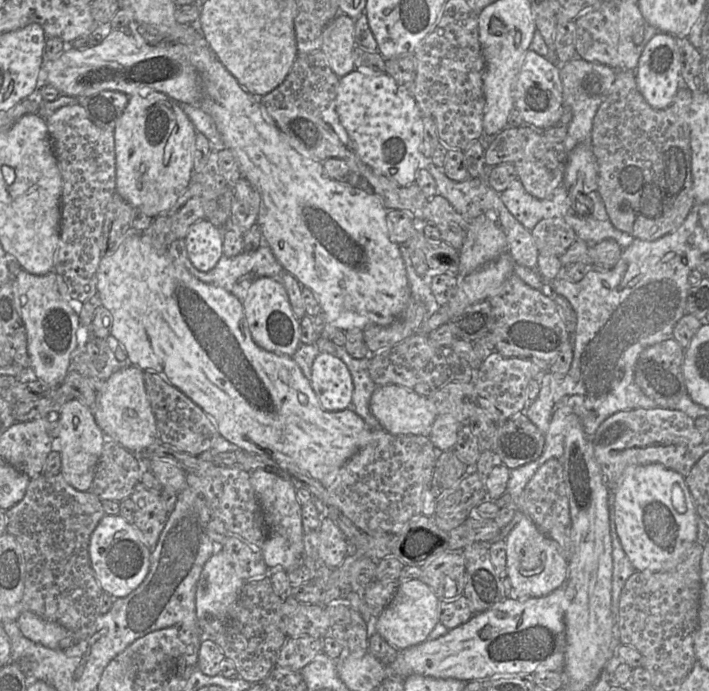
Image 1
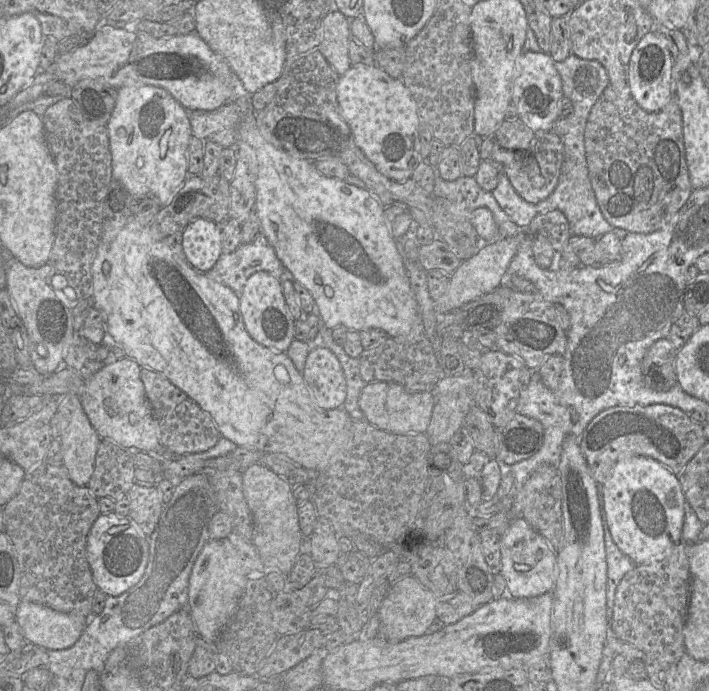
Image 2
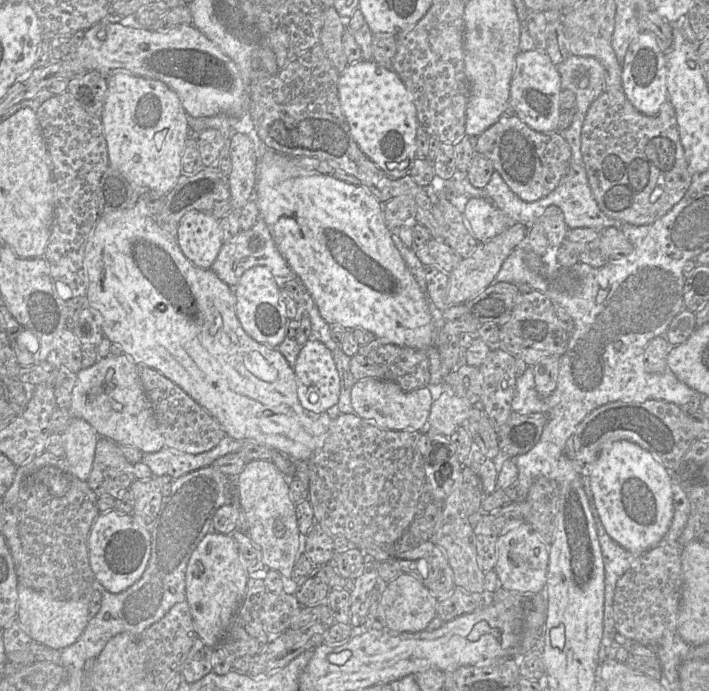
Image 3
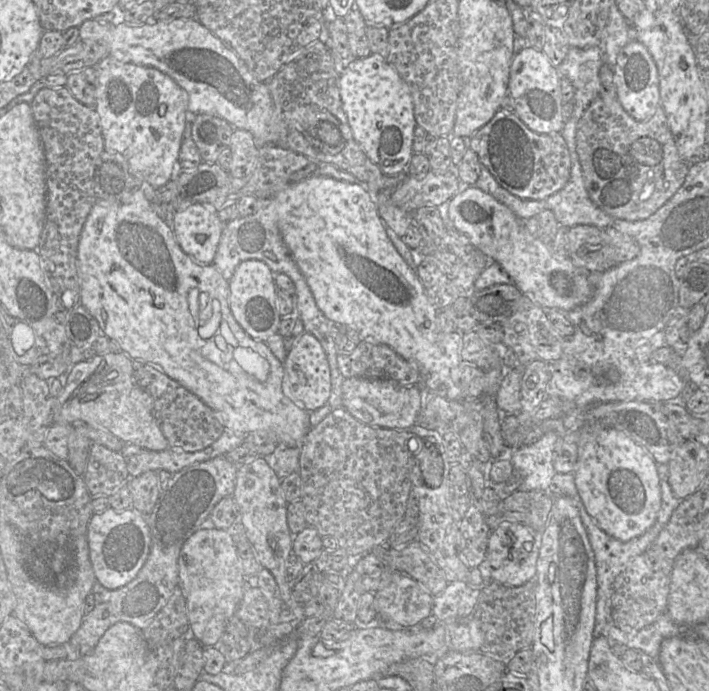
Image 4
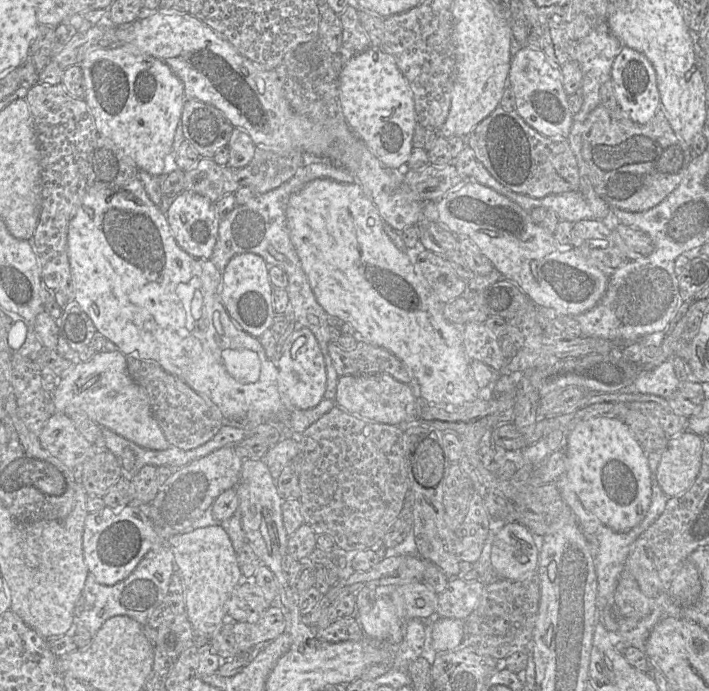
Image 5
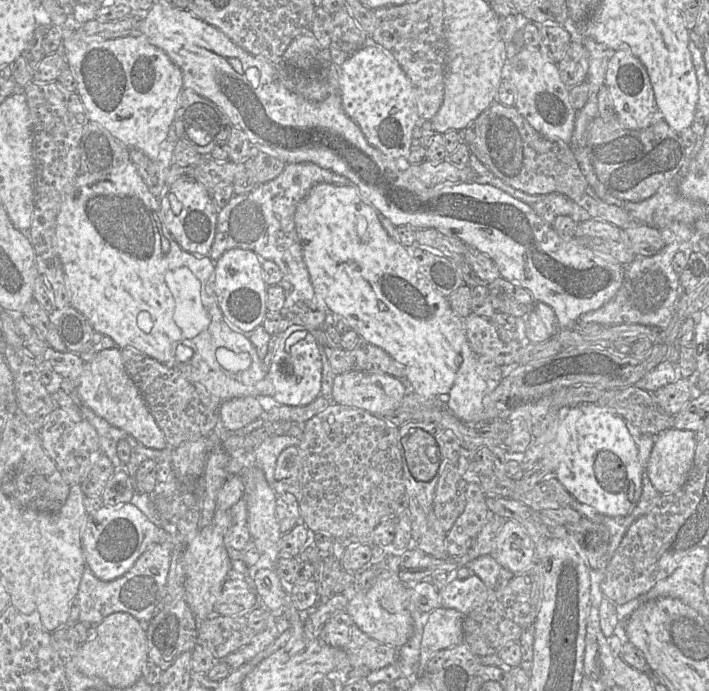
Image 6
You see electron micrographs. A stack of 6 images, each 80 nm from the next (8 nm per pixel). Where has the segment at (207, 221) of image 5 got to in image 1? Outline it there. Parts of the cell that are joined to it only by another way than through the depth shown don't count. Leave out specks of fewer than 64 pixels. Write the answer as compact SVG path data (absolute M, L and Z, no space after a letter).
M208 220L191 225L184 240L189 260L200 271L214 268L223 255L222 229Z

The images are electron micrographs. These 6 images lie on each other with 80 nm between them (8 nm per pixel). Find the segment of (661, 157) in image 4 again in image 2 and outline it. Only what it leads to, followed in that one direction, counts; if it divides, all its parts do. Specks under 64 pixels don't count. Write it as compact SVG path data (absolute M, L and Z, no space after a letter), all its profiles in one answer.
M627 82L609 85L591 109L585 127L584 142L589 178L597 204L607 222L616 228L624 229L627 232L642 234L648 234L660 230L665 227L683 207L693 191L685 155L682 112L676 97L672 97L661 110L657 112L647 112L643 110L633 98Z

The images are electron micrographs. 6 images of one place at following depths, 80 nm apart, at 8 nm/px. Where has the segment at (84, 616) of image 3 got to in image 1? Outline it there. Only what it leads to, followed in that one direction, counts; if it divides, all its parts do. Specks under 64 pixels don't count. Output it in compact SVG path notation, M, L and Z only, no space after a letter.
M23 611L16 620L24 637L51 649L65 650L75 643L71 632L62 625Z

